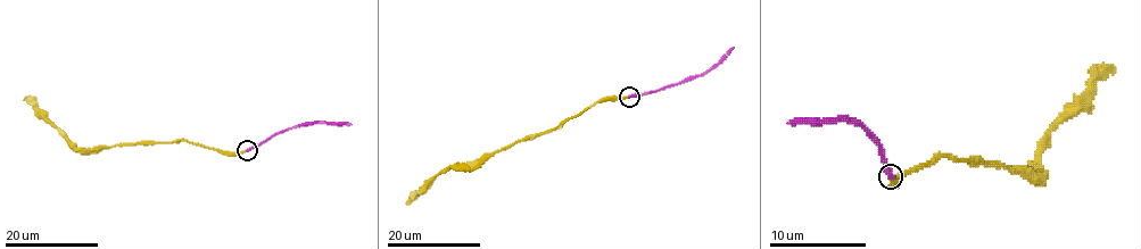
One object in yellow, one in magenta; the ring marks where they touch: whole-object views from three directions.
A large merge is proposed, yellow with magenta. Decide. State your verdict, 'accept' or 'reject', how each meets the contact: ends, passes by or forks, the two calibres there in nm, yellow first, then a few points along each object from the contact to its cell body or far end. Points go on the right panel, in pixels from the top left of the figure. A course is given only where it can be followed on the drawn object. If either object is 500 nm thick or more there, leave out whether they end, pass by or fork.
accept | yellow ends | magenta ends | 280/440 nm | yellow via (891, 175), (895, 181), (936, 157), (973, 159), (1031, 173), (1042, 138), (1115, 67) | magenta via (891, 175), (882, 147), (857, 123), (787, 123)

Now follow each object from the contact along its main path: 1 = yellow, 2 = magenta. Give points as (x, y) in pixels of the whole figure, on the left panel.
1: (247, 150), (220, 152), (184, 140), (79, 149), (24, 98)
2: (247, 150), (291, 127), (352, 124)

